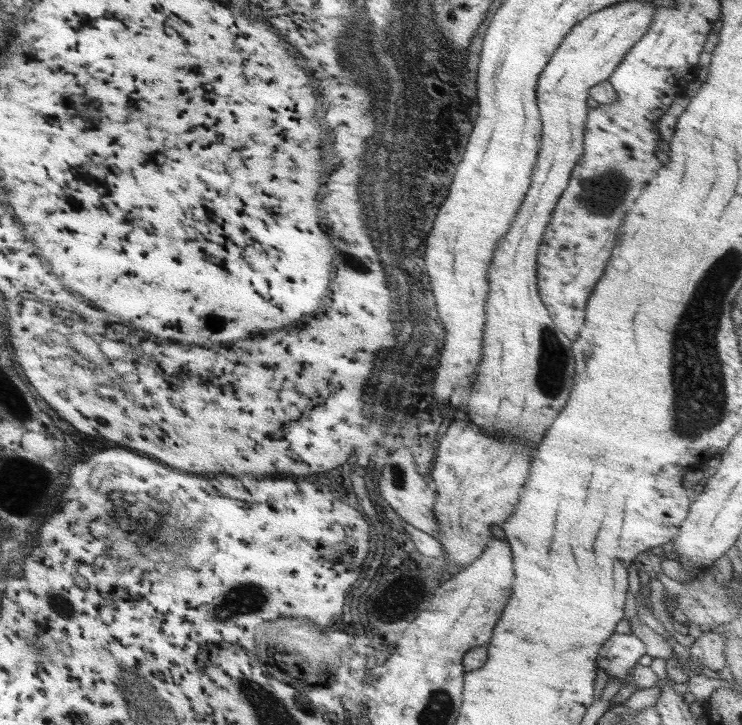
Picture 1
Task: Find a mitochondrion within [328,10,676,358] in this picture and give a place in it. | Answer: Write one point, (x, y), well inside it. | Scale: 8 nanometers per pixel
(603, 194)

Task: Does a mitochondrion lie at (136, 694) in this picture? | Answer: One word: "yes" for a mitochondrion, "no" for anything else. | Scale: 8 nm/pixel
yes

